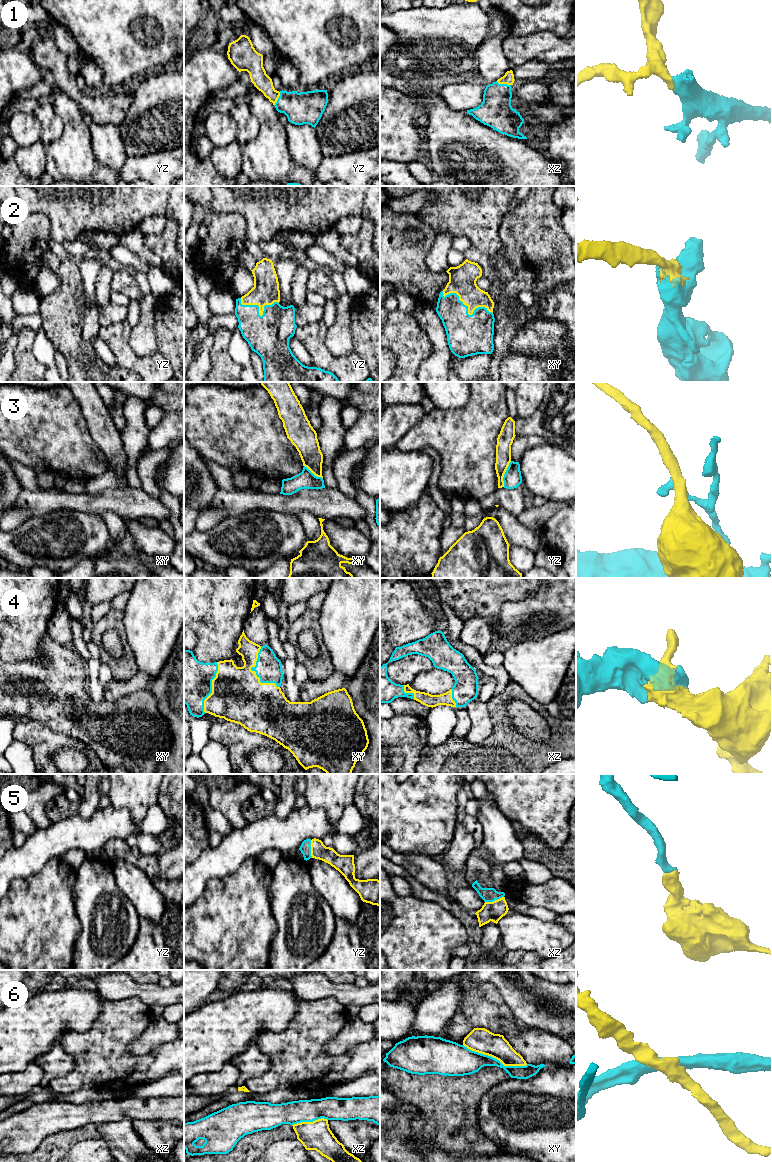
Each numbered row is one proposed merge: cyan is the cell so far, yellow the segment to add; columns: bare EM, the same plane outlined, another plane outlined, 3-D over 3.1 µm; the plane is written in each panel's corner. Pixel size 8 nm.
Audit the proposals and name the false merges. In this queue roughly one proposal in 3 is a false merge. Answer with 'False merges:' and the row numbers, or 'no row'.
False merges: 3, 6

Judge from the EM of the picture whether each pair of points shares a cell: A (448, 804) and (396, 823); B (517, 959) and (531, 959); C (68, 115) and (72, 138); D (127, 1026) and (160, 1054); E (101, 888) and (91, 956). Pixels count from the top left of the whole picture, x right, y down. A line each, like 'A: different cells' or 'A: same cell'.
A: same cell
B: same cell
C: same cell
D: different cells
E: same cell

